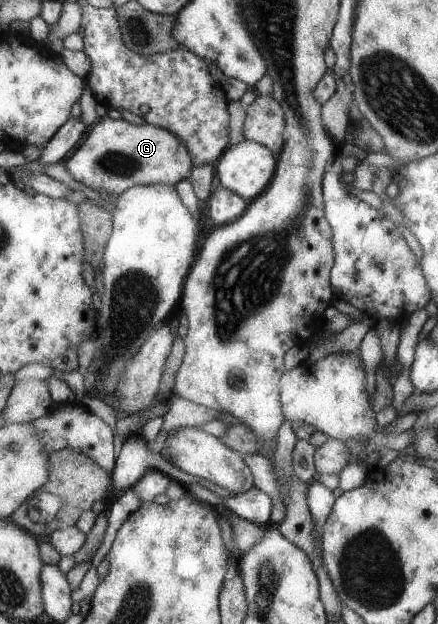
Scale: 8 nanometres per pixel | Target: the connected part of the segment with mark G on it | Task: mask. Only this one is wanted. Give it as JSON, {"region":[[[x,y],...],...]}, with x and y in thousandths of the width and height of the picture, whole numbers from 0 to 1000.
{"region":[[[251,183],[224,189],[187,220],[174,239],[155,250],[144,263],[155,277],[185,295],[201,308],[242,308],[253,314],[272,314],[301,298],[336,298],[379,295],[397,298],[413,287],[432,284],[441,261],[432,242],[416,228],[384,208],[349,202],[347,199],[311,200]]]}

